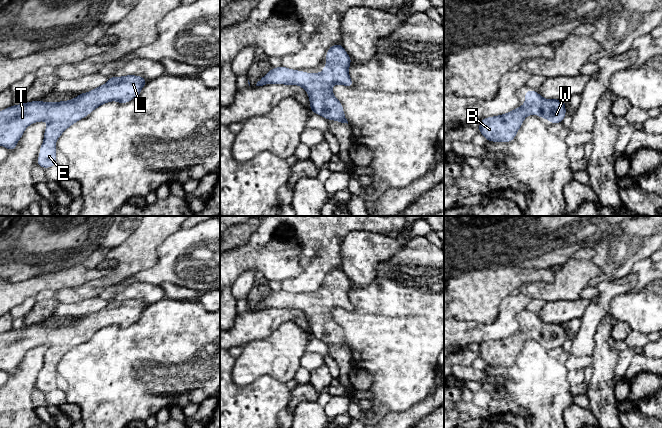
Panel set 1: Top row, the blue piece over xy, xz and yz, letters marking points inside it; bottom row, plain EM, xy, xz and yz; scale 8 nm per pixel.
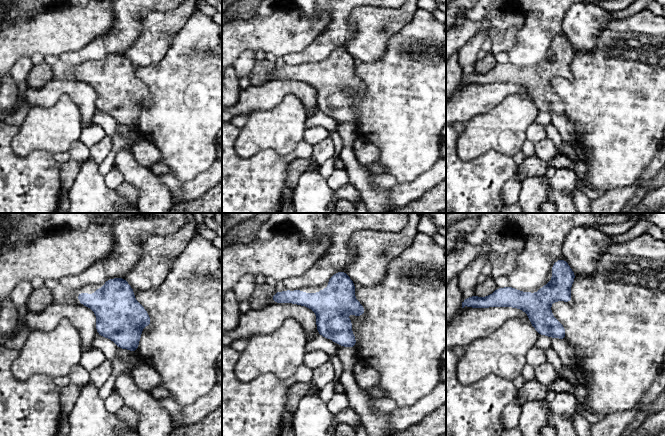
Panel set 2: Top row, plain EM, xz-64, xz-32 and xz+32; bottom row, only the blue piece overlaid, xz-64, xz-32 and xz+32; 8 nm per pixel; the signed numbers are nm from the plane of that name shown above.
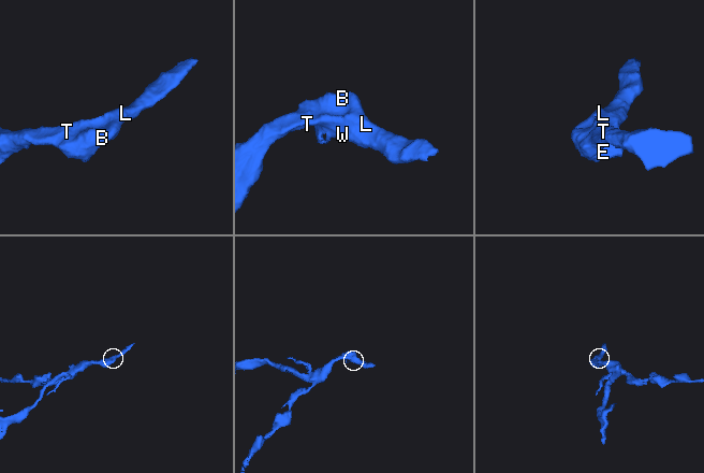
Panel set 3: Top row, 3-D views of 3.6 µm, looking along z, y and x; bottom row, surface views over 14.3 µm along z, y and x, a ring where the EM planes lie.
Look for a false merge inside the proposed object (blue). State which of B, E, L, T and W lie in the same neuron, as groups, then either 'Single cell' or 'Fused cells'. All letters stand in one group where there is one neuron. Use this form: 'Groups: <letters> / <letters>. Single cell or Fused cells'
Groups: B E L T W. Single cell

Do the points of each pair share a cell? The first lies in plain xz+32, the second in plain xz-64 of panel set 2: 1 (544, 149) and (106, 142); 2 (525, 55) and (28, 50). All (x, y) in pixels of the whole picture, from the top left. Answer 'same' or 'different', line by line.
1: same
2: different

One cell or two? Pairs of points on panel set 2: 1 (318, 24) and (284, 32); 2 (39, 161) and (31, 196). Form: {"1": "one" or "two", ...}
{"1": "one", "2": "one"}

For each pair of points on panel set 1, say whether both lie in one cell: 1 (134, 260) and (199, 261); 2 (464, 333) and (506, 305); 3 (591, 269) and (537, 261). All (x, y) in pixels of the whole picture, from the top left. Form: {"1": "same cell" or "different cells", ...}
{"1": "different cells", "2": "same cell", "3": "different cells"}

